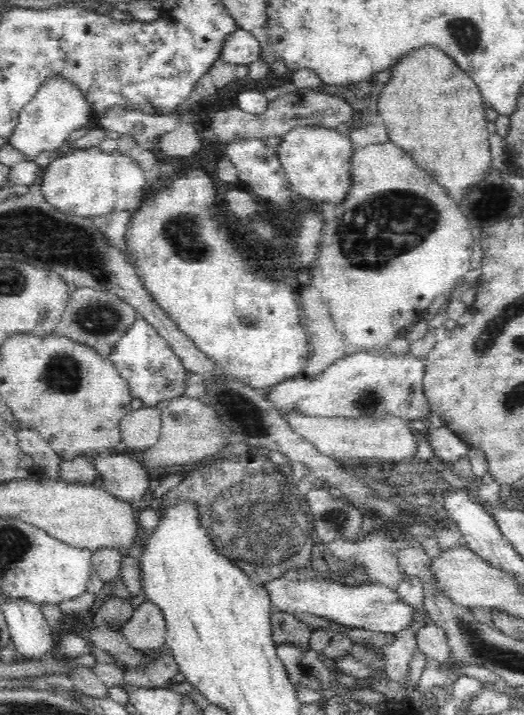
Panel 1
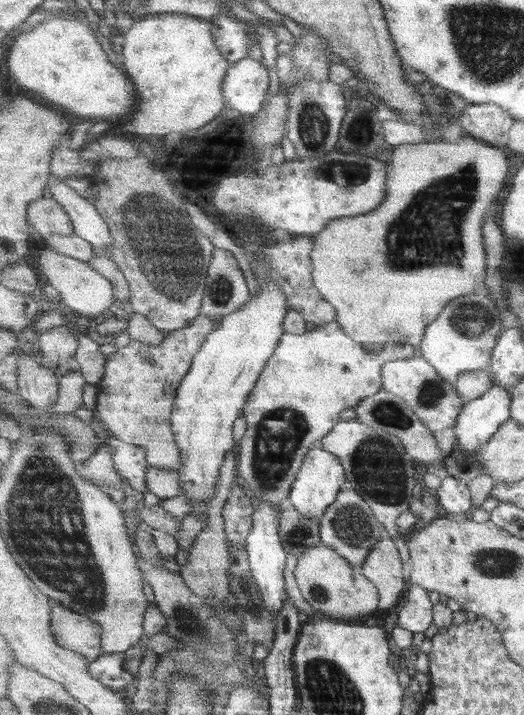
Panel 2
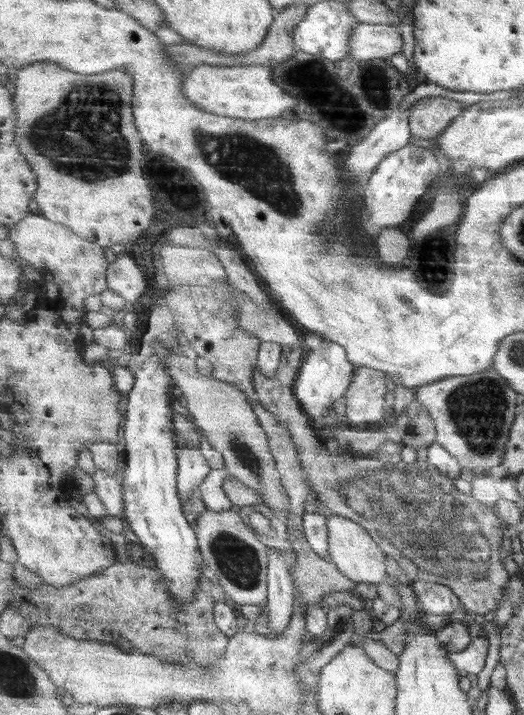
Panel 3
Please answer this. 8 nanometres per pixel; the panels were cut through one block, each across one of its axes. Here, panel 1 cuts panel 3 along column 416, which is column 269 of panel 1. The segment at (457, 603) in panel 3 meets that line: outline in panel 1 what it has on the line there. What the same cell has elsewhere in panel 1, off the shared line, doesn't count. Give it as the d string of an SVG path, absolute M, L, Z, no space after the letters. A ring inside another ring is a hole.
M285 575L262 585L268 589L272 606L278 611L292 614L308 612L349 628L388 634L400 632L411 621L412 609L398 598L396 592L382 584L367 582L363 586L351 587L337 582L335 578L294 582L291 581L291 576Z

